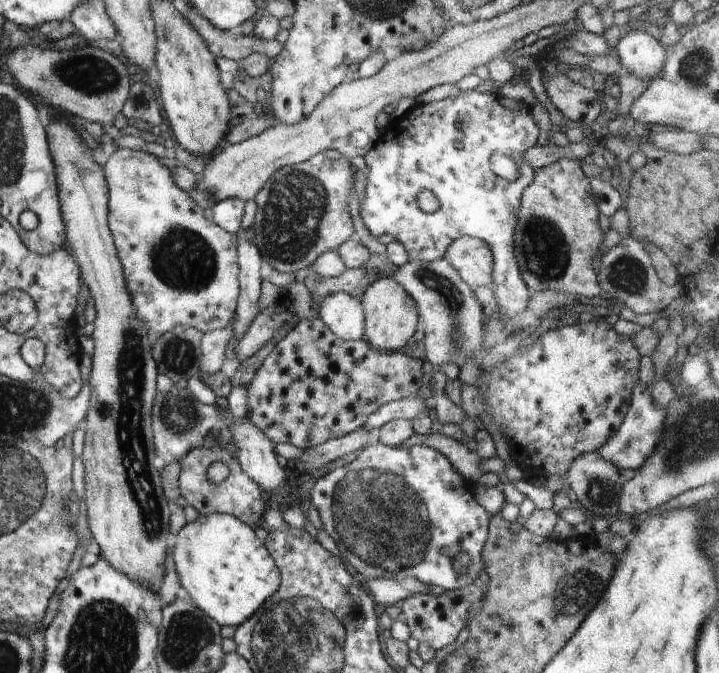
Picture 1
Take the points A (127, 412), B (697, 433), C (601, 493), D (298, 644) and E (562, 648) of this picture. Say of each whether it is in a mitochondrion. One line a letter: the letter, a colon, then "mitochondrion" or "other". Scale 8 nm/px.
A: mitochondrion
B: mitochondrion
C: mitochondrion
D: mitochondrion
E: other

